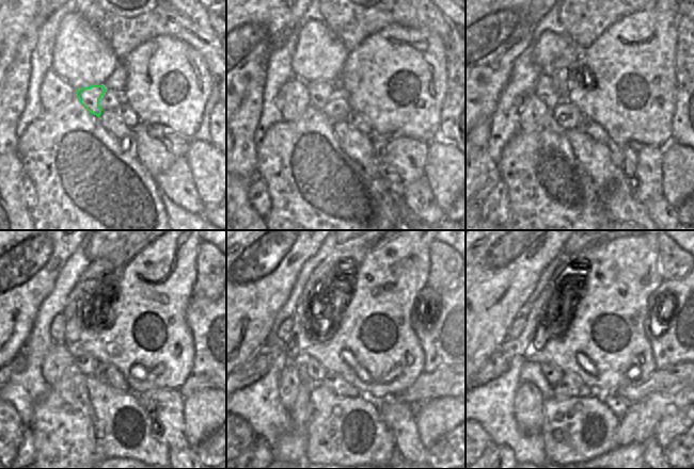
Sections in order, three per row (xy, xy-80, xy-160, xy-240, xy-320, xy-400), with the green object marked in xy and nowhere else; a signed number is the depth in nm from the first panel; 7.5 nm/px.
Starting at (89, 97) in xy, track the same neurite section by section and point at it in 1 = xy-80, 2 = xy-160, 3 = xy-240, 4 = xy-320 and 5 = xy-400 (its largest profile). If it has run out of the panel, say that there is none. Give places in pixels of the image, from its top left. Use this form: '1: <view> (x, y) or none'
1: xy-80 (319, 92)
2: xy-160 (545, 90)
3: xy-240 (58, 326)
4: xy-320 (285, 326)
5: xy-400 (519, 323)

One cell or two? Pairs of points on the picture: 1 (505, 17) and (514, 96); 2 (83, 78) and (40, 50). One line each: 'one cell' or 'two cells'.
1: two cells
2: two cells

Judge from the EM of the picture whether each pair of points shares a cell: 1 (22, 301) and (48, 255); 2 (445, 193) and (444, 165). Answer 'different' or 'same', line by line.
1: same
2: same

